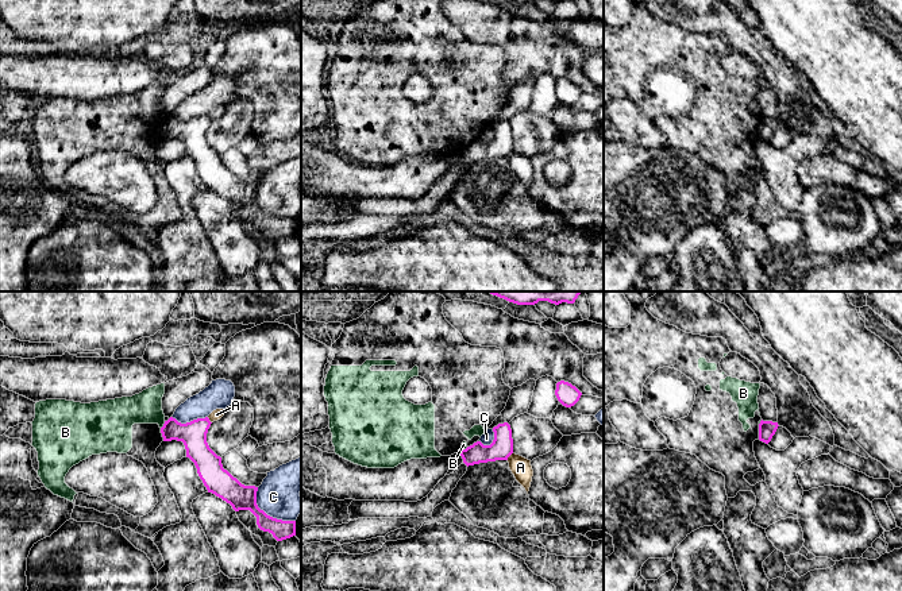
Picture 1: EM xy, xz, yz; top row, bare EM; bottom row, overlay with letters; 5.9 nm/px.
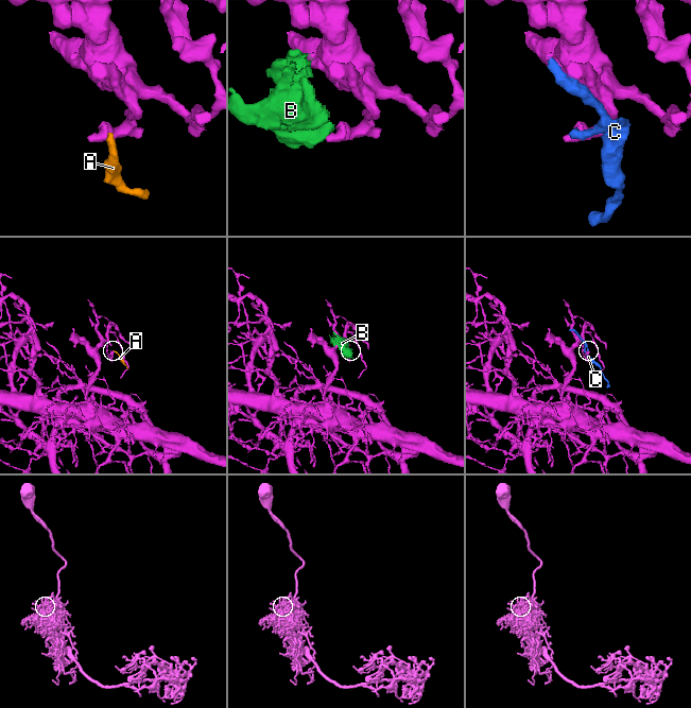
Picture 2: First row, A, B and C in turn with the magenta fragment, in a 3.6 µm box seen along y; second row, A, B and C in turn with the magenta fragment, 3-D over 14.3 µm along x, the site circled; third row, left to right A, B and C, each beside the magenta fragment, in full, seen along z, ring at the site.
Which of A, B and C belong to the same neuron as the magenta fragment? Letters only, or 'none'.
none

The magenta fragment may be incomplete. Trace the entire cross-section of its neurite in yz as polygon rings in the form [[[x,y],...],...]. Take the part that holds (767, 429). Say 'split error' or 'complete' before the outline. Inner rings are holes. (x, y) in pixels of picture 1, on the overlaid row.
complete; [[[760,421],[759,424],[759,440],[768,444],[778,429],[778,422]]]

